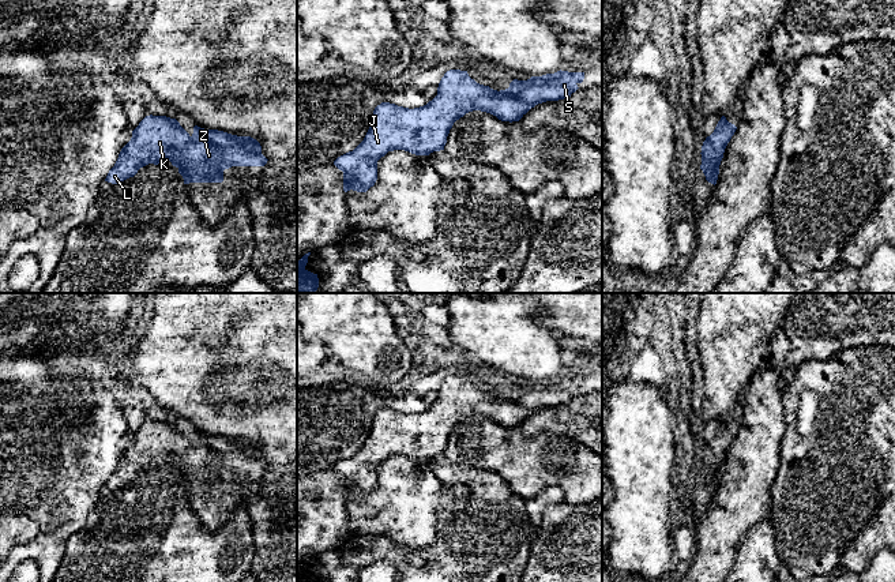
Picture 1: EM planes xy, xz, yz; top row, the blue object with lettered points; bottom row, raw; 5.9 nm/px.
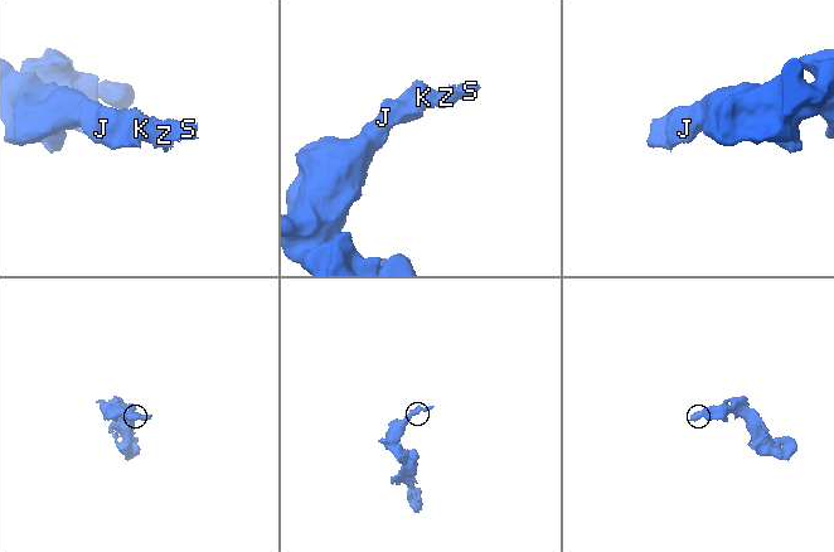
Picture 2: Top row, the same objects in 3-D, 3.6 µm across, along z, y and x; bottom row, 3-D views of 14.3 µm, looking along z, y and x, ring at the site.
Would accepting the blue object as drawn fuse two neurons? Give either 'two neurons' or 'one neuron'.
one neuron

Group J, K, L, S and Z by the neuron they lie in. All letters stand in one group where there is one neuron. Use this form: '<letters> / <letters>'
J K L S Z

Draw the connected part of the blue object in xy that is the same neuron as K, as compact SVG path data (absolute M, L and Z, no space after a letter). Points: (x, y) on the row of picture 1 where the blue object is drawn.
M150 114L132 131L131 140L121 149L105 181L121 183L134 177L140 168L148 164L158 165L161 161L170 161L183 176L184 184L189 184L222 183L225 169L232 166L264 166L268 159L262 154L260 143L251 136L237 136L198 125L193 127L193 134L189 135L176 119Z

